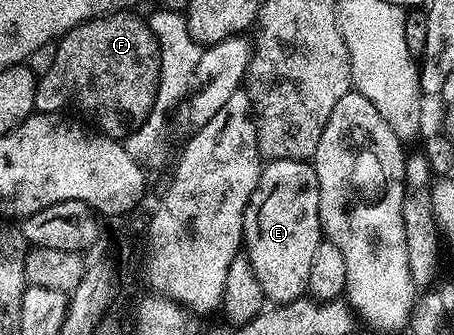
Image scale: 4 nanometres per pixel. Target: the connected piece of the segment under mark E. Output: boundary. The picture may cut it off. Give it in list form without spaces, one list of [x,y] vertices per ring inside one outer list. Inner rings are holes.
[[[271,159],[262,168],[258,188],[246,206],[242,237],[244,254],[271,304],[290,303],[307,294],[312,256],[324,241],[318,206],[320,193],[313,166],[297,159]]]

